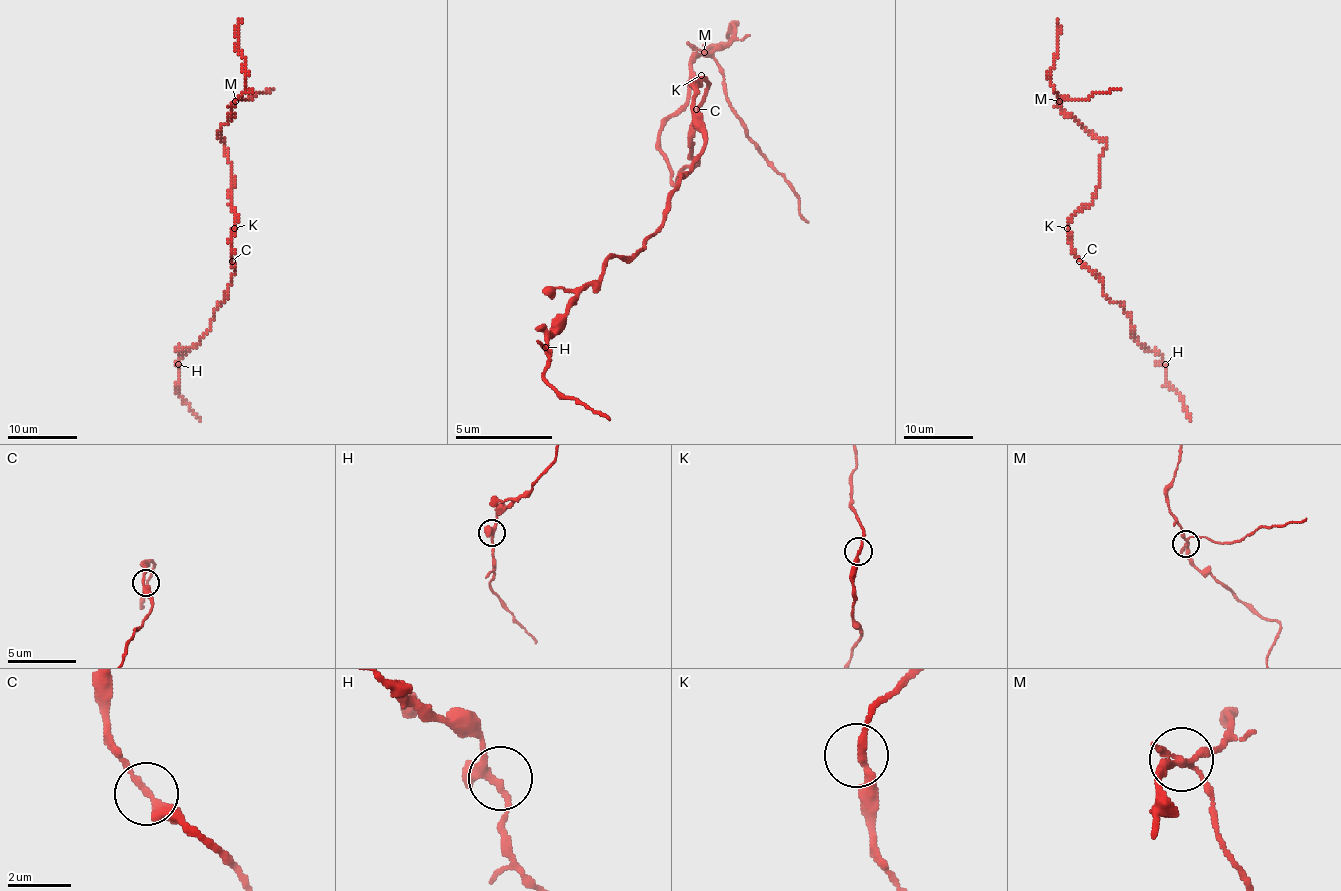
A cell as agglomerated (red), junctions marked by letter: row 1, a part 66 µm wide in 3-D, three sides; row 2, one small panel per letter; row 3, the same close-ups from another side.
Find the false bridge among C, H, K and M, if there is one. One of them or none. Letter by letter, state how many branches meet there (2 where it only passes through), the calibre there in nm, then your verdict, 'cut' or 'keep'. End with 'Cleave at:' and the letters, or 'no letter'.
C: branches 2; calibre 260 nm; keep
H: branches 3; calibre 220 nm; keep
K: branches 2; calibre 240 nm; keep
M: branches 3; calibre 240 nm; cut
Cleave at: M

